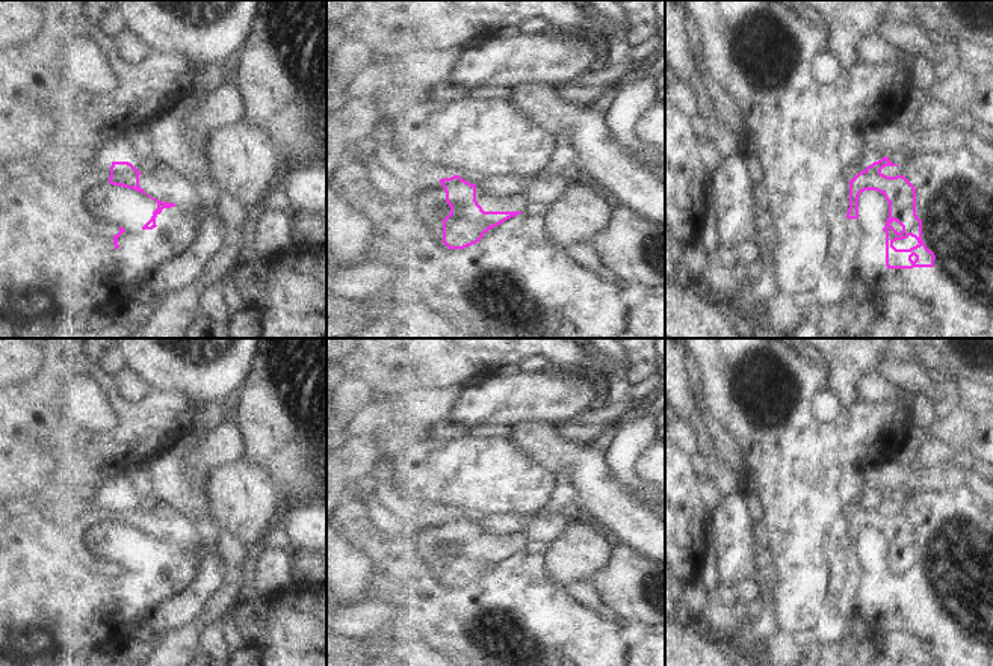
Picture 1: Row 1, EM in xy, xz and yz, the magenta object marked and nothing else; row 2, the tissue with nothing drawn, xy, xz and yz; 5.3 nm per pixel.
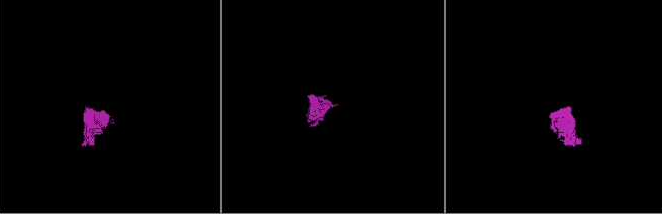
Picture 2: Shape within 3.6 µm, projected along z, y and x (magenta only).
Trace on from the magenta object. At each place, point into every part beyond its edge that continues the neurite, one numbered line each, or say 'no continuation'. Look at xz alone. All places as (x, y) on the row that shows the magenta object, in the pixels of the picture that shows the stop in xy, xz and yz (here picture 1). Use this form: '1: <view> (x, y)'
1: xz (488, 203).

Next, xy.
1: xy (167, 184).

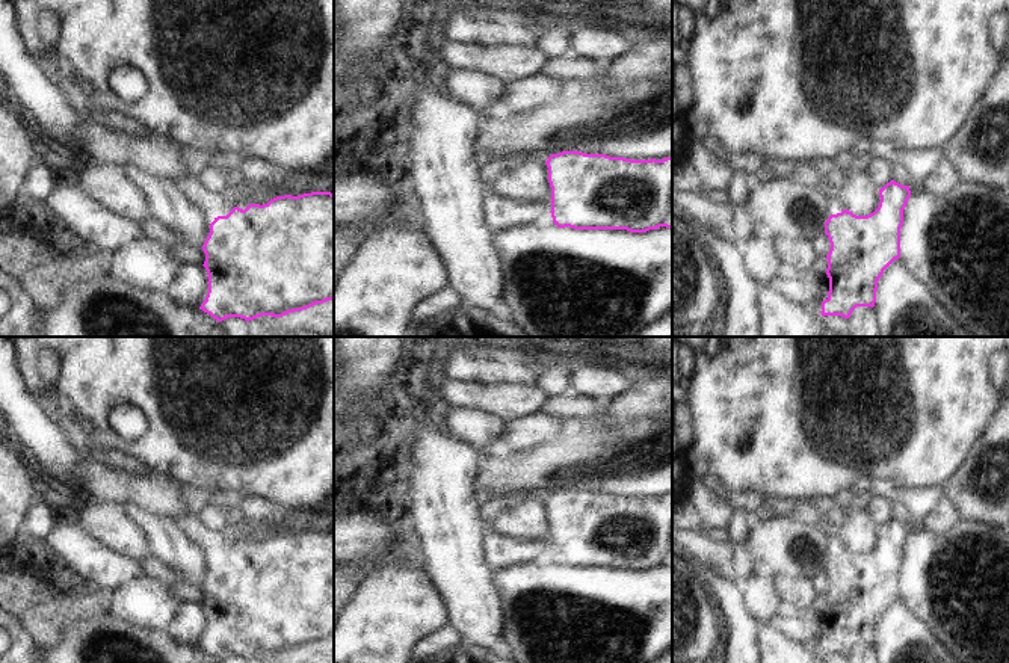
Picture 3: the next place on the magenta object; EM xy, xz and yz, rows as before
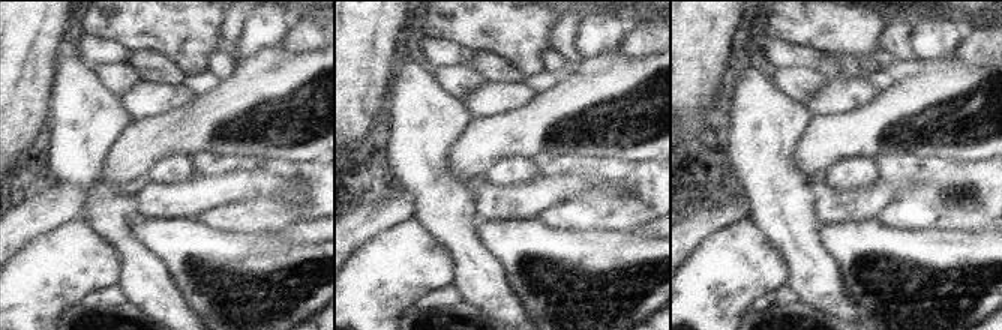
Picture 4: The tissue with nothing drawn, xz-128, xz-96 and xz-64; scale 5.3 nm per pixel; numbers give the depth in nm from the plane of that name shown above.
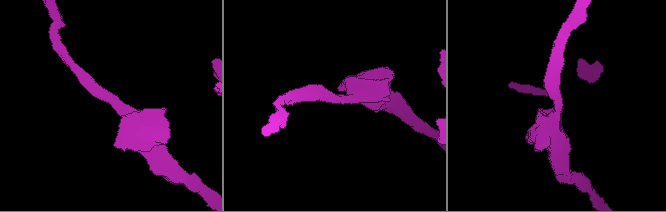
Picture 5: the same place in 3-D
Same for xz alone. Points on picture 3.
no continuation.

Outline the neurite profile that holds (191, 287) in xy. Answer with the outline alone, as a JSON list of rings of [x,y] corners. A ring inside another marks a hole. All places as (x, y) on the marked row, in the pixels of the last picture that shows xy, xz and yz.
[[[186,264],[172,284],[171,298],[184,305],[199,308],[208,291],[208,275],[204,266]]]

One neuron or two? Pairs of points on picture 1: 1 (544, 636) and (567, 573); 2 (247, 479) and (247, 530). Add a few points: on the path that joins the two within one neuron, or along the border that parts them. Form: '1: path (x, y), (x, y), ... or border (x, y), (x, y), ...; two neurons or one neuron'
1: border (546, 554), (549, 571), (564, 586); two neurons
2: path (247, 491), (247, 518); one neuron

